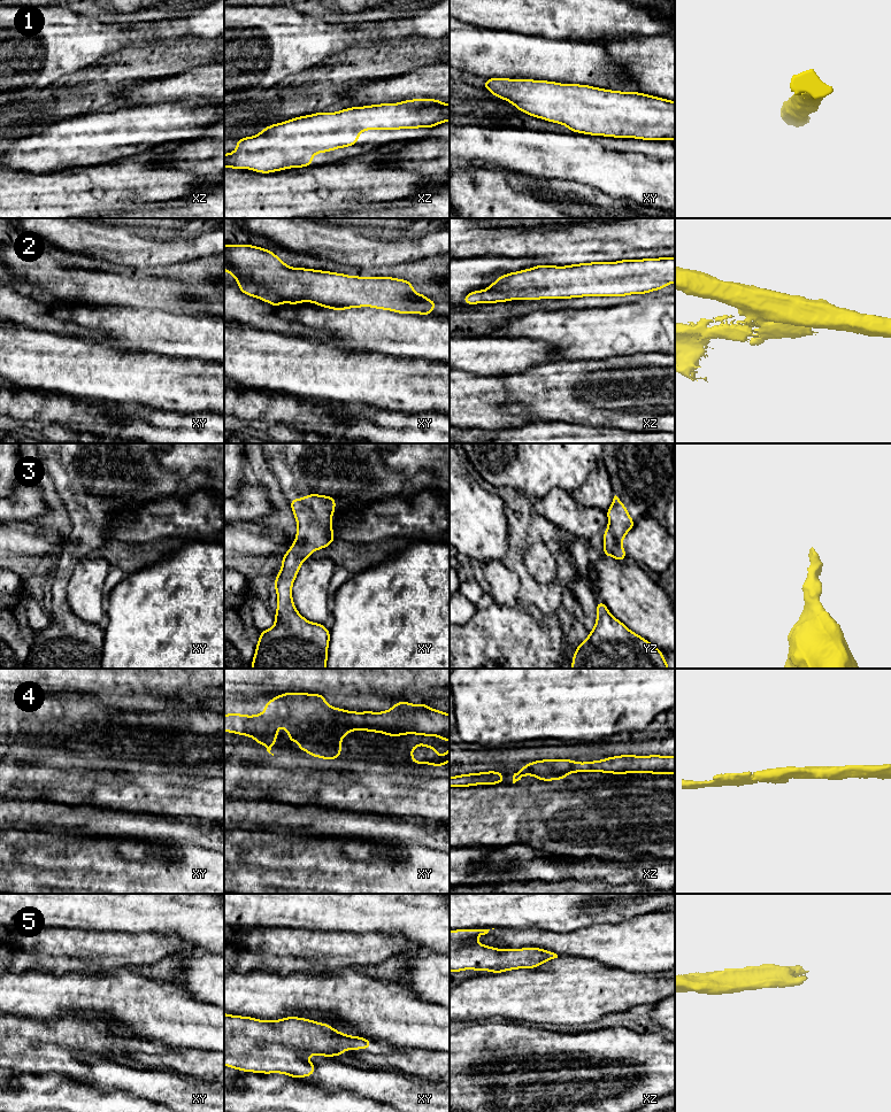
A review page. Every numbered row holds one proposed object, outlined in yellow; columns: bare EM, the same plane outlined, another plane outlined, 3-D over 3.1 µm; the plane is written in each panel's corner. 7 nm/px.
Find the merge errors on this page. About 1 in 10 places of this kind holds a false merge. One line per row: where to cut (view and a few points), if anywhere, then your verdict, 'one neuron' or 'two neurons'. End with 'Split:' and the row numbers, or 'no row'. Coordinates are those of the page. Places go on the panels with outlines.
1: no cut | one neuron
2: xz (488, 288), (523, 298), (558, 287), (561, 298) | two neurons
3: no cut | one neuron
4: no cut | one neuron
5: no cut | one neuron
Split: 2

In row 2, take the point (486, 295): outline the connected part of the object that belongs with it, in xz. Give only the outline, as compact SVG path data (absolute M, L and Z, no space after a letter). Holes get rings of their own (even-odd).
M555 287L552 289L533 292L529 295L525 295L522 299L510 299L507 294L502 292L496 292L492 289L474 291L462 298L463 303L466 304L476 304L476 303L496 303L496 302L506 302L510 300L539 300L539 299L561 299L560 288Z

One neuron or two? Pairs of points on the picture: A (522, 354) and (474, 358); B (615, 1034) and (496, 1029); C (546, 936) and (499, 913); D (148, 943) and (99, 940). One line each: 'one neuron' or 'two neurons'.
A: one neuron
B: one neuron
C: two neurons
D: one neuron

